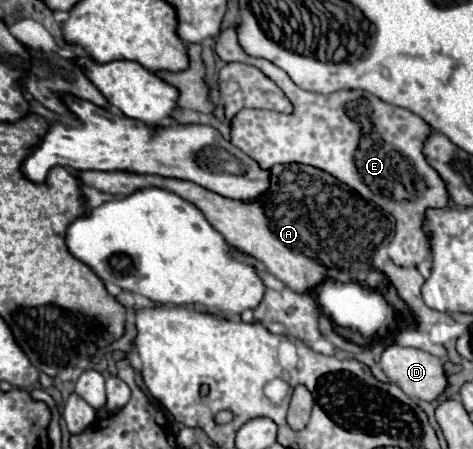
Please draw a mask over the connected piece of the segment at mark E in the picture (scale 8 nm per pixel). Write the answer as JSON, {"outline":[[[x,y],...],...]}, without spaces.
{"outline":[[[235,28],[221,30],[215,52],[225,62],[243,62],[259,68],[293,104],[291,114],[251,108],[239,110],[229,122],[231,144],[251,156],[263,170],[273,164],[301,162],[329,172],[395,216],[397,228],[387,252],[397,266],[415,266],[423,258],[429,258],[429,240],[423,232],[425,210],[447,206],[449,194],[441,176],[423,156],[423,142],[431,128],[417,114],[387,104],[363,90],[339,90],[333,94],[307,92],[295,86],[281,68],[263,58],[247,56],[237,42]]]}

